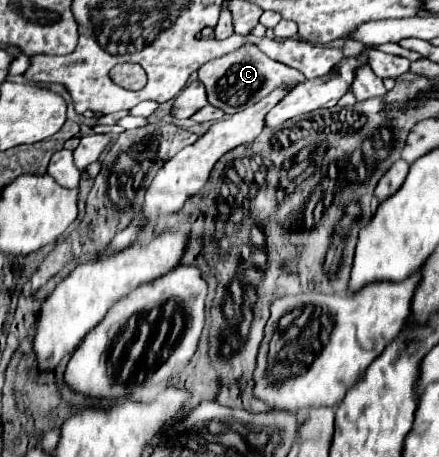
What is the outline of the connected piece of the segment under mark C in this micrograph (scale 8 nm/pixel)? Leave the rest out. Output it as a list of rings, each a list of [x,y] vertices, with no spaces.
[[[243,45],[241,49],[235,49],[223,57],[211,59],[203,63],[197,73],[199,73],[199,81],[207,89],[207,101],[213,107],[219,107],[227,115],[233,115],[245,107],[251,107],[253,103],[269,95],[273,87],[281,87],[281,85],[293,87],[305,81],[301,71],[269,59],[261,49],[257,49],[257,45]]]

